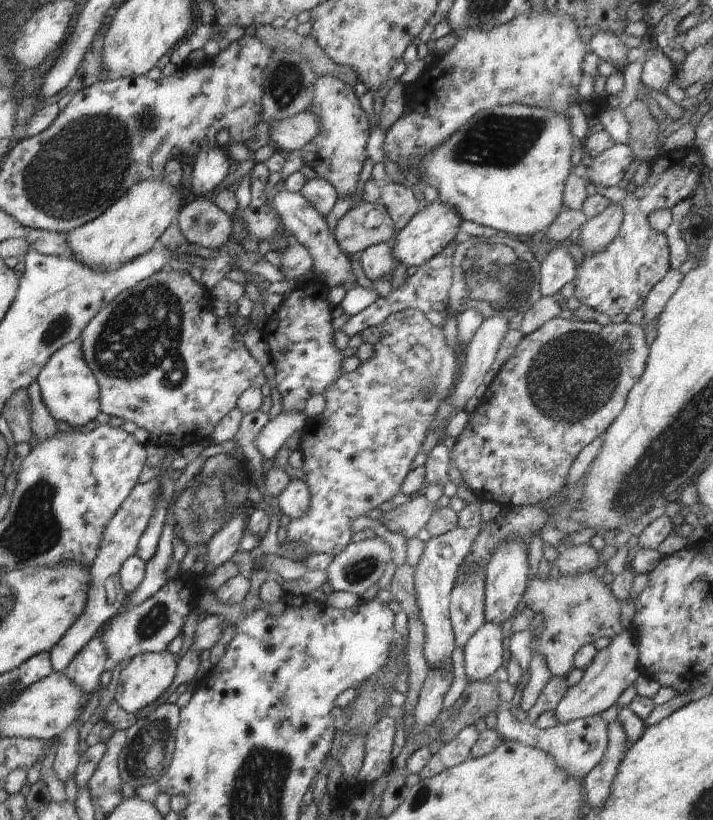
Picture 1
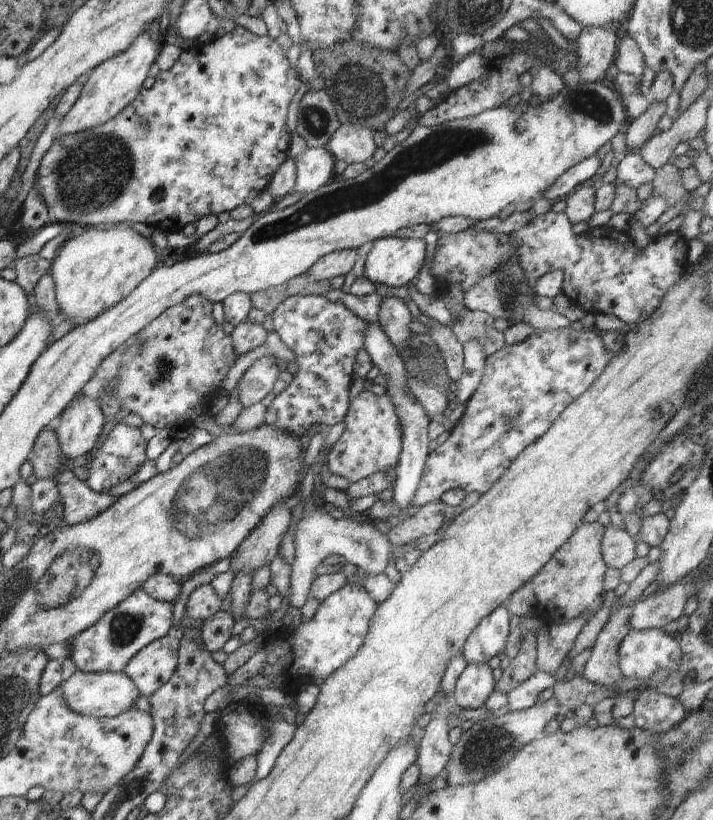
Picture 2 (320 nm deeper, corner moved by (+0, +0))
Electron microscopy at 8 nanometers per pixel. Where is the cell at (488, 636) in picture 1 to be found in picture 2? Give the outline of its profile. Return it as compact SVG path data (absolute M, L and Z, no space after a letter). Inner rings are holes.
M488 662L468 665L459 676L452 698L460 709L484 708L489 694L495 690Z

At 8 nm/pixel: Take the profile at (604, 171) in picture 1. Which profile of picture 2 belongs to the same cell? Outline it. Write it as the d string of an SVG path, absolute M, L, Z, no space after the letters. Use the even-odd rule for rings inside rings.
M638 151L628 152L625 158L616 166L616 176L622 184L637 189L642 185L652 183L654 174L656 174L655 169L642 158Z

